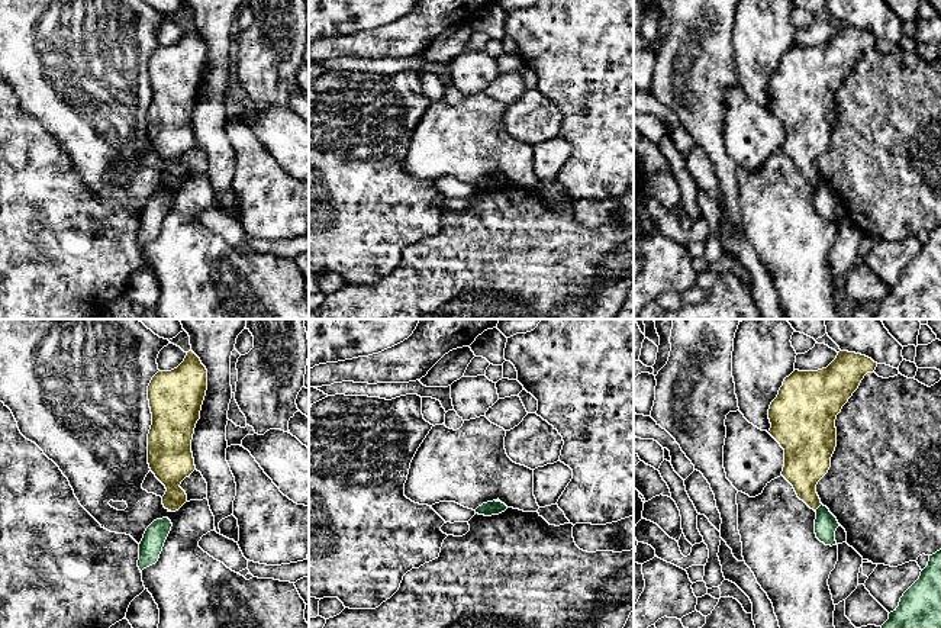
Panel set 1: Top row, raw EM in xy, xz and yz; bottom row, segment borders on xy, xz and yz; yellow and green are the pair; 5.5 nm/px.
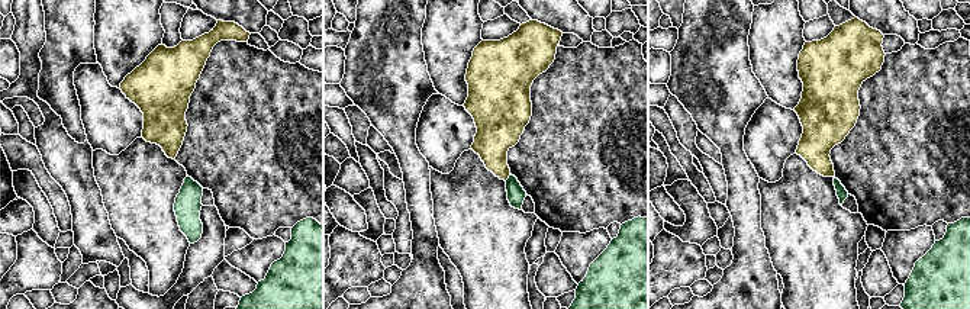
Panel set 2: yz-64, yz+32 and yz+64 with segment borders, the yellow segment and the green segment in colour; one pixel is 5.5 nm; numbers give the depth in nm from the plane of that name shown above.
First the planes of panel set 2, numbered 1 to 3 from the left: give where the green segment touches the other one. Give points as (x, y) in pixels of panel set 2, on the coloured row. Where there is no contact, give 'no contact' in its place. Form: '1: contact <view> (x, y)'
1: no contact
2: contact yz+32 (508, 177)
3: no contact

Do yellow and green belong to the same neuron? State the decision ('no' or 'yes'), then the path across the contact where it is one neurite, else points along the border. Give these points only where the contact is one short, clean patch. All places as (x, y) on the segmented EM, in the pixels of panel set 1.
no | along yz (821, 503), (815, 511)

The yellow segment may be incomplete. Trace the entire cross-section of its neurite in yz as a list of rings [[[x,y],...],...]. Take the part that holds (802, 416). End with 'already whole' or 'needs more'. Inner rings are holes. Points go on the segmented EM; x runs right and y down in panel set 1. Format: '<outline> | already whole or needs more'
[[[840,351],[826,368],[818,371],[795,370],[784,379],[777,397],[770,405],[771,428],[768,434],[784,450],[782,476],[793,486],[797,497],[813,511],[822,505],[816,484],[828,473],[837,447],[837,415],[858,389],[864,376],[874,373],[876,367],[877,363],[866,355]]] | already whole

